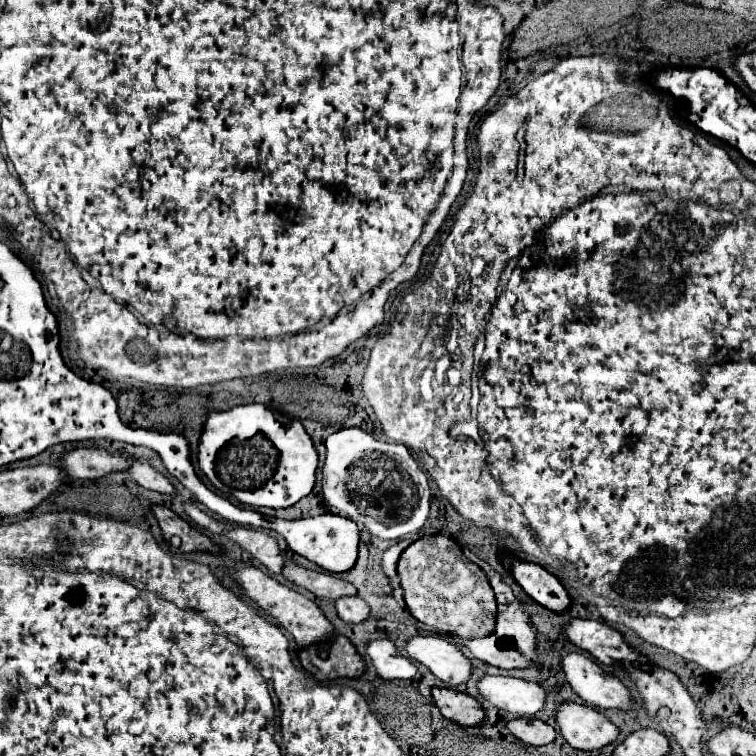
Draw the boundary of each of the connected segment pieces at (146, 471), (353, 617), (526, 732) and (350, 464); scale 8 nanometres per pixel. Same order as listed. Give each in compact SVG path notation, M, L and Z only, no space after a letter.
M134 461L128 471L132 481L136 481L138 485L146 487L146 489L152 489L152 491L158 491L158 493L166 493L166 495L174 495L174 487L172 483L162 475L158 473L154 467L150 467L148 463L140 463L140 461Z
M356 595L340 597L340 601L336 601L336 611L338 611L338 617L346 623L360 623L360 621L368 619L368 615L370 615L368 605Z
M512 719L506 723L506 729L528 745L548 745L556 739L556 729L540 719Z
M344 427L326 439L326 461L322 469L322 493L330 507L342 511L344 517L356 521L358 525L364 525L372 535L382 539L402 539L410 533L420 531L420 527L428 519L428 477L418 467L414 457L410 455L408 447L402 443L386 443L372 437L362 427Z

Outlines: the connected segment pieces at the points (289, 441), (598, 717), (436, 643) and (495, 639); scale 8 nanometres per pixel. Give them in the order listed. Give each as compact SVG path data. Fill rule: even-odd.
M262 403L236 405L228 411L210 411L198 443L198 465L214 485L214 489L226 497L236 499L248 507L290 507L306 497L316 481L318 453L314 443L298 419L278 419L278 415Z
M562 701L556 709L556 727L576 749L594 751L618 737L618 727L590 705Z
M414 635L406 643L406 651L410 659L422 663L440 681L450 685L466 683L472 673L470 659L454 643L442 637Z
M482 563L482 569L486 571L486 575L490 579L490 585L492 585L492 589L496 593L496 601L498 601L496 629L494 629L494 633L490 633L484 639L466 639L466 641L462 641L462 645L466 645L476 659L480 659L480 661L484 661L488 665L496 665L496 667L502 667L502 669L528 667L536 659L536 653L534 653L536 631L532 629L532 625L528 621L528 615L522 611L520 601L514 597L512 589L502 581L502 577L486 563Z

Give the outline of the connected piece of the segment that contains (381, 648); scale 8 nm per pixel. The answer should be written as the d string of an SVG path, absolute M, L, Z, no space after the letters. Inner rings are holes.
M370 639L366 655L376 669L376 675L382 679L412 679L418 671L410 659L396 651L396 645L390 639Z

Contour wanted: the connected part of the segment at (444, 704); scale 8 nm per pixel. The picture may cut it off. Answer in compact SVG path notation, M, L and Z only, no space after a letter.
M432 687L430 691L438 709L446 719L464 727L474 727L484 721L482 705L468 693L458 693L446 687Z

